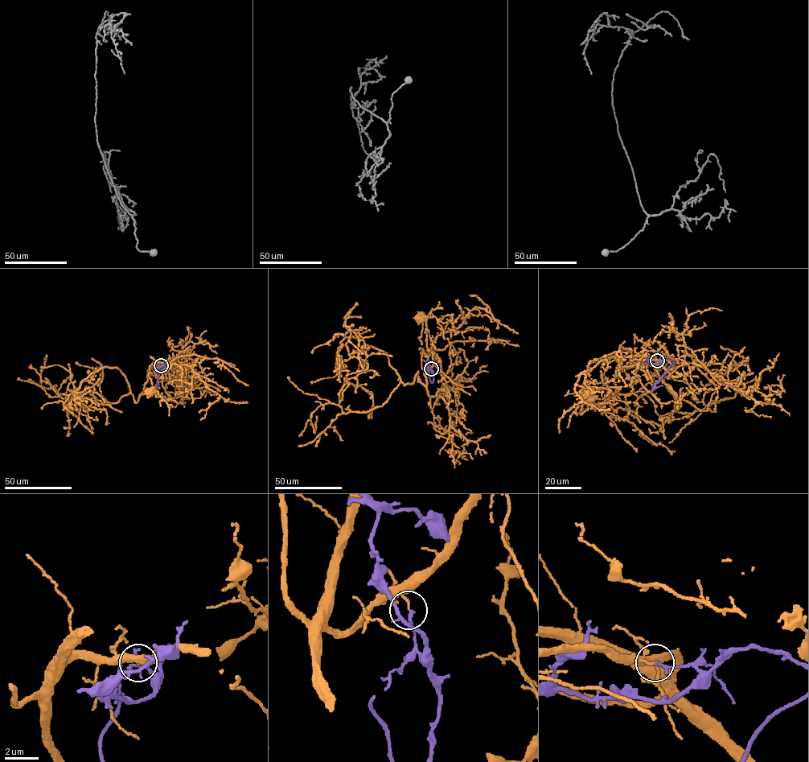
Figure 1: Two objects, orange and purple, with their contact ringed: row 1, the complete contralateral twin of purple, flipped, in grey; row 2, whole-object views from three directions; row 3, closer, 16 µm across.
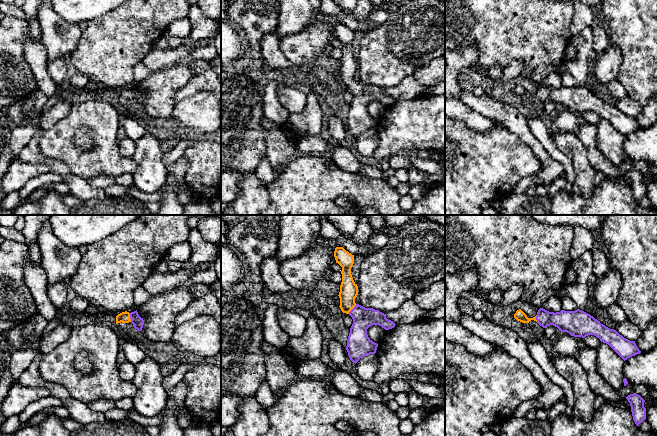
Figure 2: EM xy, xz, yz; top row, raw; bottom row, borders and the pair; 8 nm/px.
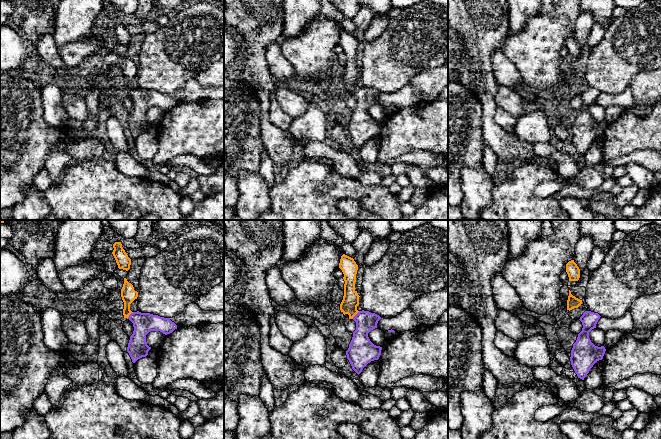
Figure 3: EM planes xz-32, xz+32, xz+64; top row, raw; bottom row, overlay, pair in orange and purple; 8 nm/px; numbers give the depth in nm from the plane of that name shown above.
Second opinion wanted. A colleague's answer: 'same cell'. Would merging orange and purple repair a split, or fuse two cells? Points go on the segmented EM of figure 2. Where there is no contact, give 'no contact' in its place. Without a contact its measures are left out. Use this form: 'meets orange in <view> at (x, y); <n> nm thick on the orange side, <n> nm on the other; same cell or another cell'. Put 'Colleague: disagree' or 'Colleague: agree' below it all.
meets orange in xz at (352, 308); 140 nm thick on the orange side, 170 nm on the other; another cell
Colleague: disagree

